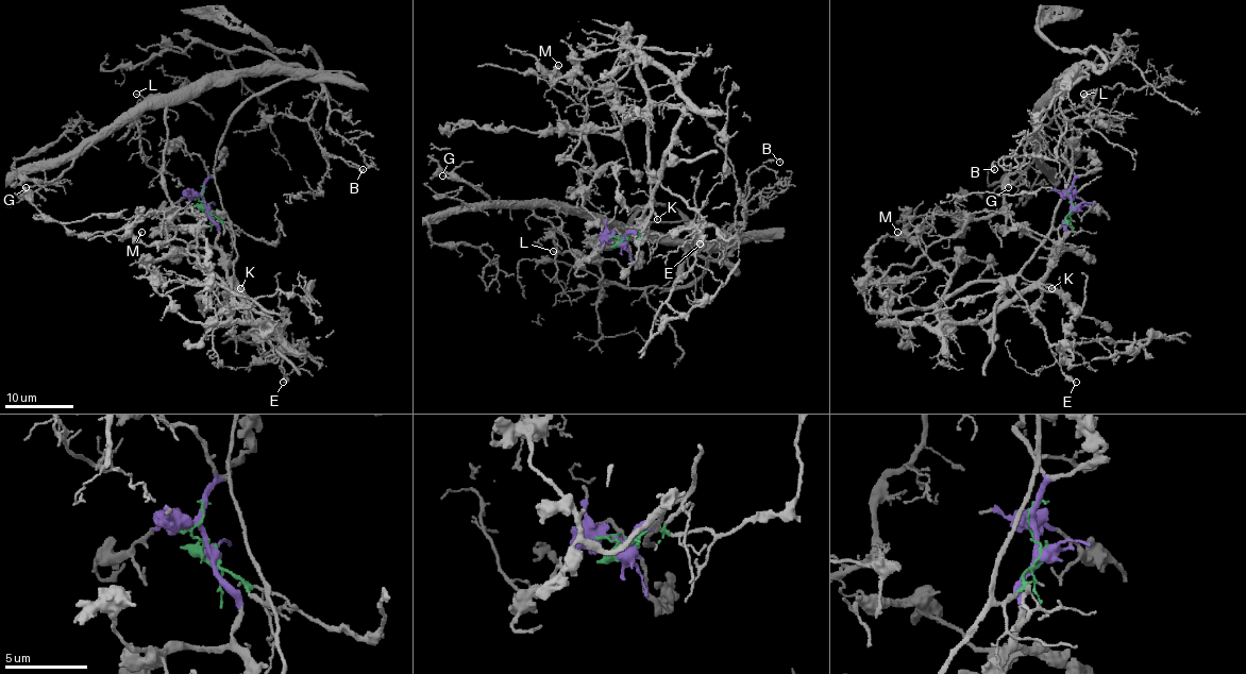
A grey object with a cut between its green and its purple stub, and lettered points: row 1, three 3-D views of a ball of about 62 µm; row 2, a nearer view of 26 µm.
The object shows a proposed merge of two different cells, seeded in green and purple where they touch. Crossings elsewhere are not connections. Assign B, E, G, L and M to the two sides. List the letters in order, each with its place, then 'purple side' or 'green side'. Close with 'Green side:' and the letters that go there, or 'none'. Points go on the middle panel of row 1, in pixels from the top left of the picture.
B: place (779, 162); purple side
E: place (700, 243); green side
G: place (442, 175); purple side
L: place (553, 251); purple side
M: place (558, 65); green side
Green side: E, M

